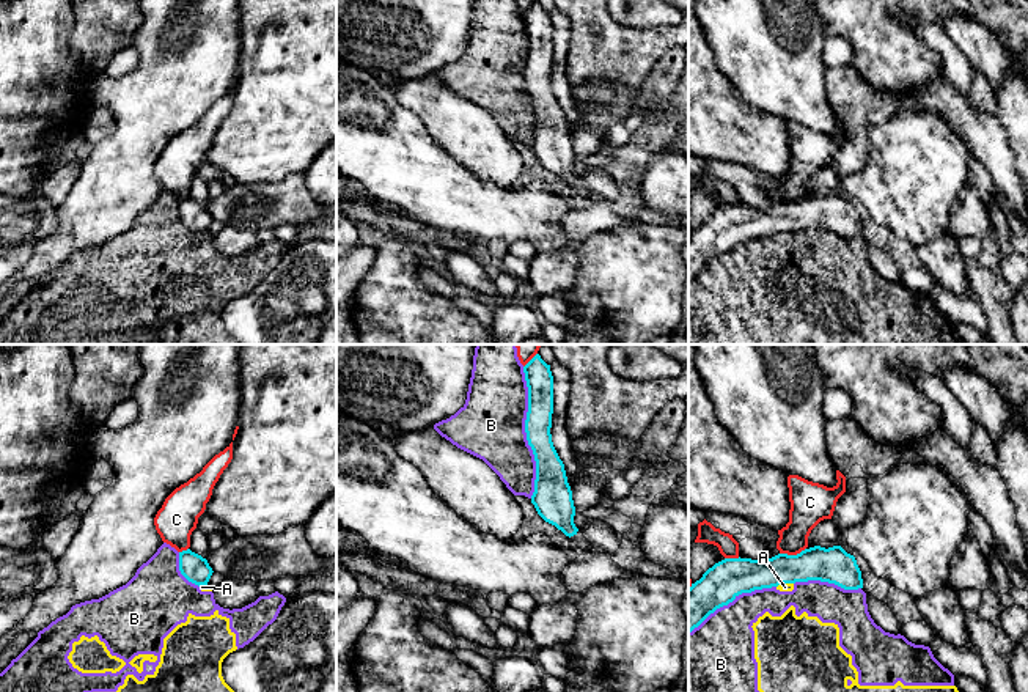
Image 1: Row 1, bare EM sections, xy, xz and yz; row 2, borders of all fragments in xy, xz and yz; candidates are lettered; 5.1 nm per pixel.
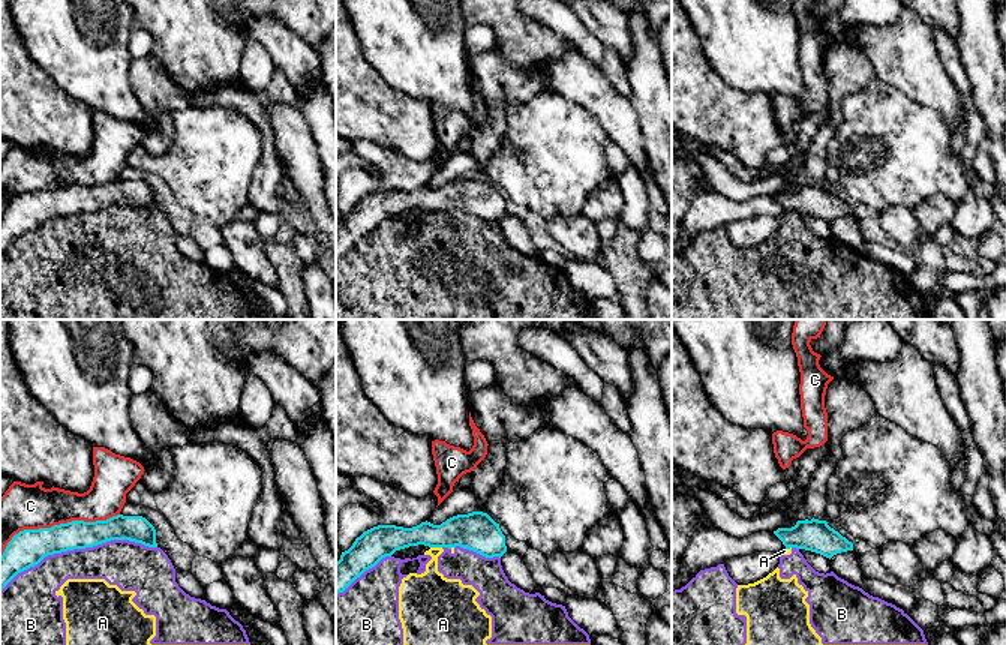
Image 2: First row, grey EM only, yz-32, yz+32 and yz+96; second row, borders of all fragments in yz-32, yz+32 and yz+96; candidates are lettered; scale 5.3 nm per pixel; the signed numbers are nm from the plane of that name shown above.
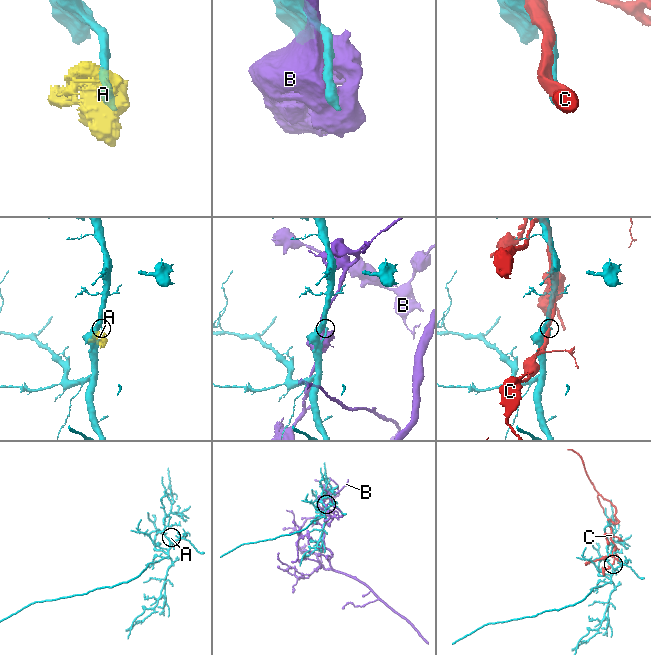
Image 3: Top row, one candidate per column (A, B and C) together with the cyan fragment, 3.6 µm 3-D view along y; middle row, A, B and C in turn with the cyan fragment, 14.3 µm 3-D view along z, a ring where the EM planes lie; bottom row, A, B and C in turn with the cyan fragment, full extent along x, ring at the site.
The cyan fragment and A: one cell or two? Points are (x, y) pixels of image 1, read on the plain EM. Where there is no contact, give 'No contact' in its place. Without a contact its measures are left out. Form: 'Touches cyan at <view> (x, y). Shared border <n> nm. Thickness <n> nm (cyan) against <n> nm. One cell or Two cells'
Touches cyan at yz (785, 230). Shared border 90 nm. Thickness 180 nm (cyan) against 50 nm. Two cells

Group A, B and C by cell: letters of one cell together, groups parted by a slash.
A B / C

